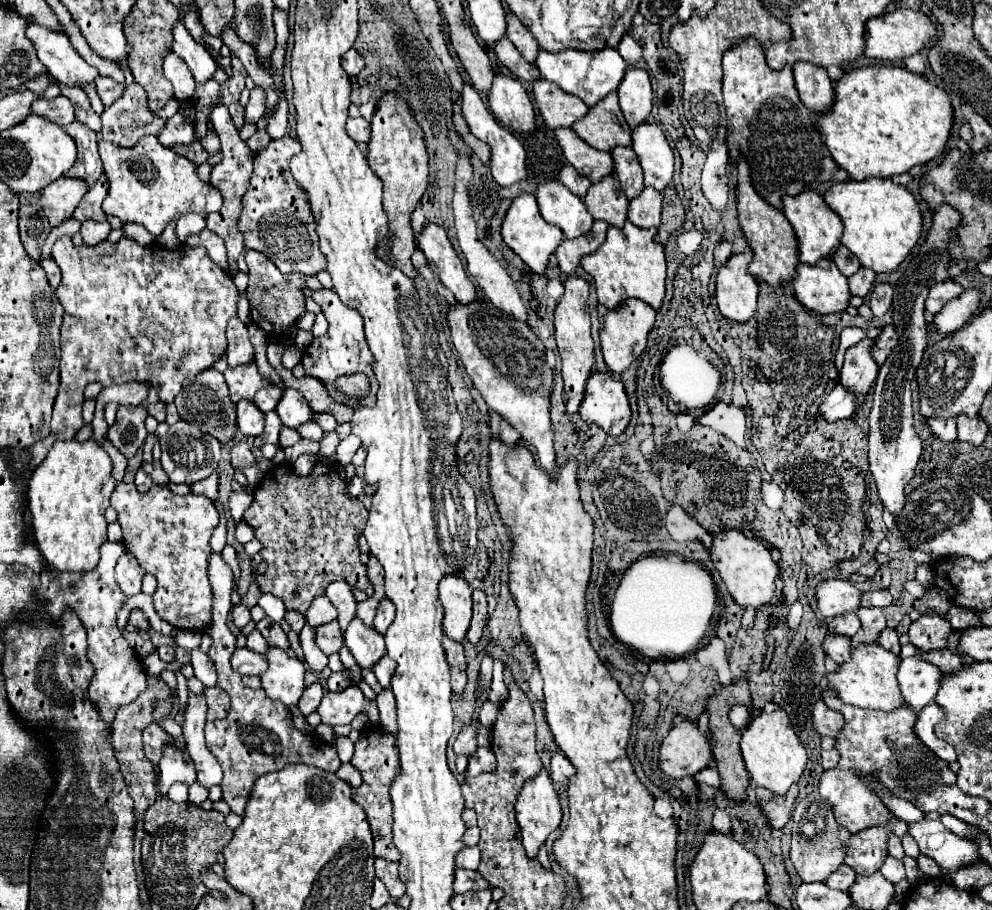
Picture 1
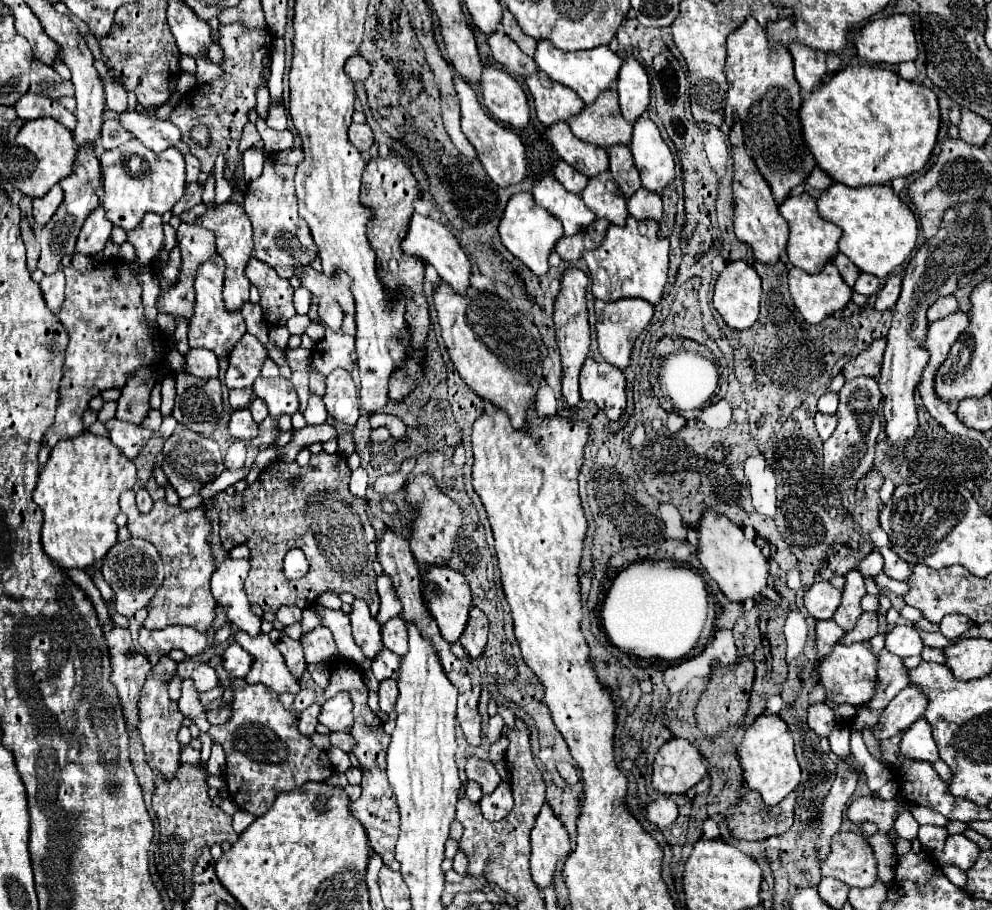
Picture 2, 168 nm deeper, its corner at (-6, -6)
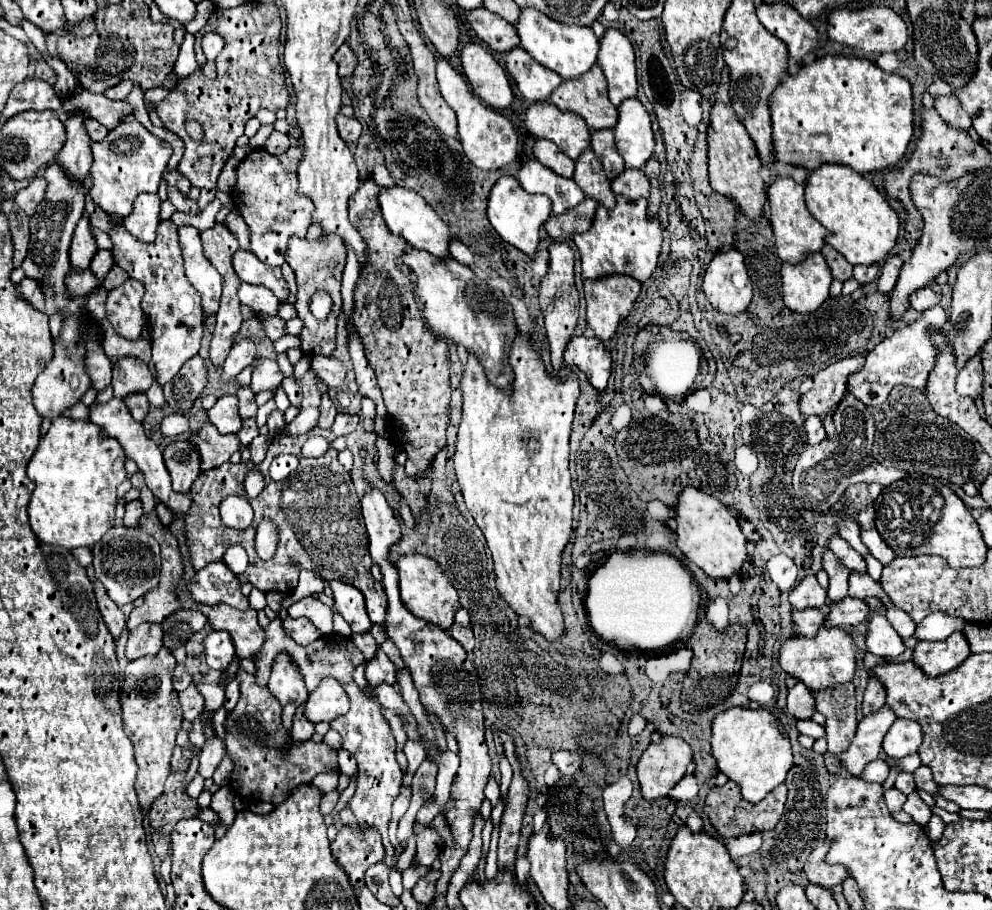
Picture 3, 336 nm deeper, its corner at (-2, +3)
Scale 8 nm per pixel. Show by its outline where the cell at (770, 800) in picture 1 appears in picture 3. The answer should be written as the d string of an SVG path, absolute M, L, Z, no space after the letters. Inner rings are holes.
M728 781L726 785L722 787L714 787L708 797L706 797L706 805L704 805L704 811L706 815L710 817L712 825L716 827L716 831L726 837L726 839L732 839L732 837L740 837L740 835L746 835L746 833L756 833L756 831L768 831L768 829L774 829L776 823L780 821L782 817L782 809L784 809L784 803L786 803L786 785L778 785L774 789L774 793L770 793L770 797L764 797L760 803L748 803L744 801L744 797L740 795L740 787L734 783L734 781Z

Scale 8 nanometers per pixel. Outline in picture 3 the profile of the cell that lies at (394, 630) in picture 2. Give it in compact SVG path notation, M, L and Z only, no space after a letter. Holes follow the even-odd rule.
M386 639L382 645L380 645L380 649L388 655L388 659L398 667L398 669L402 669L404 665L402 665L402 657L400 657L400 653L398 653L398 647L394 645L394 641L392 639Z

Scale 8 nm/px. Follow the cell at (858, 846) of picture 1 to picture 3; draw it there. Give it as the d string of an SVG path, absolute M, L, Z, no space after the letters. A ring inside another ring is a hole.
M824 839L808 855L804 871L810 883L822 885L822 887L834 887L834 885L840 885L850 875L844 865L828 865L824 861L828 849L830 849L830 839Z

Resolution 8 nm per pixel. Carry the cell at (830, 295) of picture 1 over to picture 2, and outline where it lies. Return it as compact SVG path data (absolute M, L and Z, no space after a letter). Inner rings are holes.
M832 262L818 274L806 274L800 268L792 268L788 286L794 306L810 324L818 324L836 310L842 310L852 296L852 288L842 282L842 276Z

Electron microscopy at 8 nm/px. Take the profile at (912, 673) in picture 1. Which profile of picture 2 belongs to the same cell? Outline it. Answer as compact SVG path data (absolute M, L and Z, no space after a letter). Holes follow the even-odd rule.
M906 686L900 694L886 706L880 714L876 730L872 730L876 740L888 740L900 732L904 732L914 720L918 720L926 710L926 696L916 690L916 686Z

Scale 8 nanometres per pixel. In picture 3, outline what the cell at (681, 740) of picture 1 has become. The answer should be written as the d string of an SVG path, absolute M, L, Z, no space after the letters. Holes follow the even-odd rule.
M660 737L658 743L650 743L650 747L642 753L638 761L638 781L644 799L652 801L668 795L668 791L686 775L686 767L692 761L690 745L680 737Z

